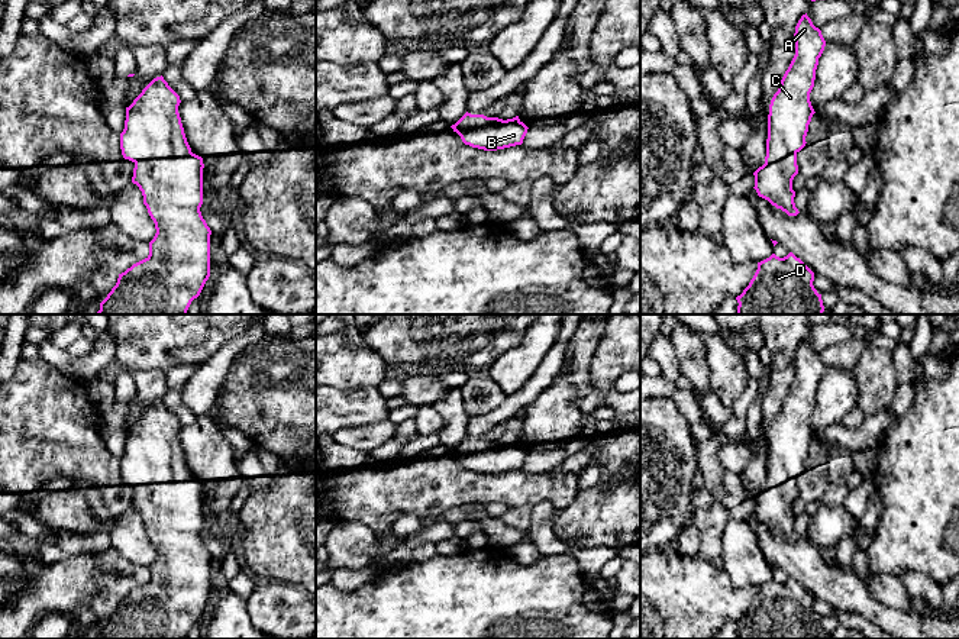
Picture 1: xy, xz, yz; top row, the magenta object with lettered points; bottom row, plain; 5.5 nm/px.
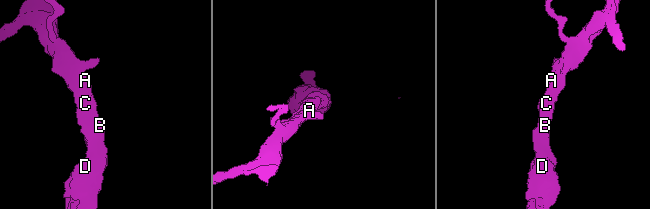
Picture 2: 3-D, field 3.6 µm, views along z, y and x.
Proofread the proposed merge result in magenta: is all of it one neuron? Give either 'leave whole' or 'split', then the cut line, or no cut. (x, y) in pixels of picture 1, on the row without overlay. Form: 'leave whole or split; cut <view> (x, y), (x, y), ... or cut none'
leave whole; cut none

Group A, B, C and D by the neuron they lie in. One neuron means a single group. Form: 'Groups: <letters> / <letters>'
Groups: A B C D

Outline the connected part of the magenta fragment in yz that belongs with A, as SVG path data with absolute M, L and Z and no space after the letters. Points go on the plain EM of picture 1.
M801 341L795 351L795 380L774 419L768 439L765 488L755 500L755 514L788 540L797 540L792 504L798 498L797 478L805 471L805 461L816 438L810 417L826 365L811 343Z

